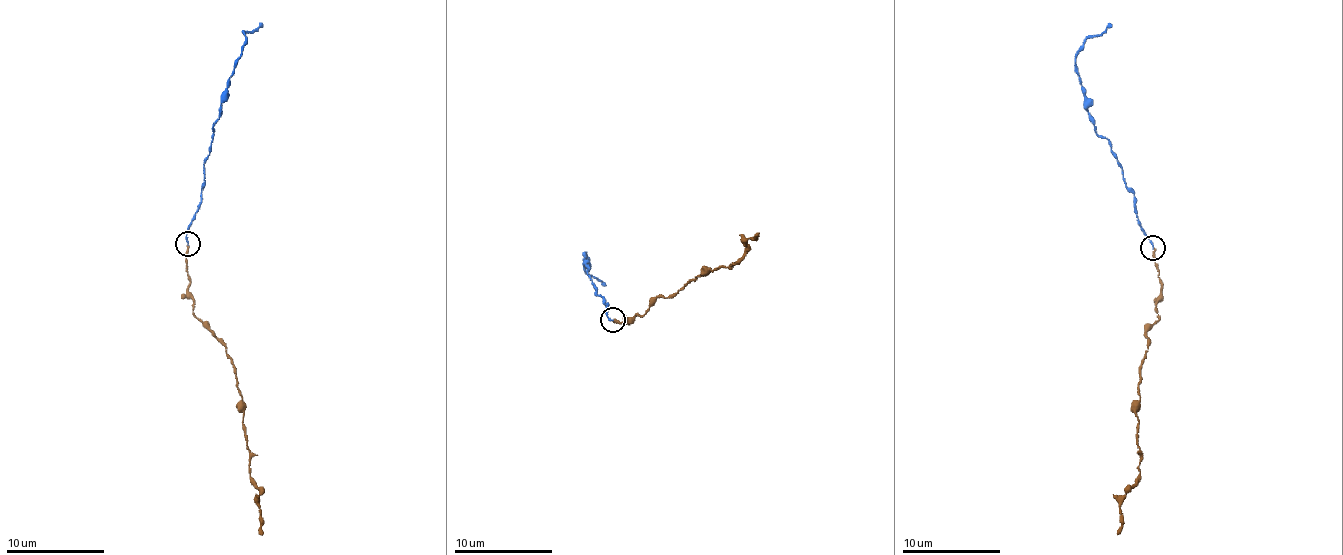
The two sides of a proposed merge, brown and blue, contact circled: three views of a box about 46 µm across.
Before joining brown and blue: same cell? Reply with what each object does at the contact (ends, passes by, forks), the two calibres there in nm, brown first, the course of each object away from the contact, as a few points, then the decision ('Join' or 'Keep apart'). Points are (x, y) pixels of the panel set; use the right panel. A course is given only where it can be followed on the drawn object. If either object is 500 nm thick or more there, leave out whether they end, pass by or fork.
At the ring brown ends. At the ring blue ends. Thickness 150 nm (brown) against 120 nm. Course of brown: (1155, 247), (1159, 317), (1146, 332), (1150, 346), (1141, 366), (1135, 412), (1140, 477), (1122, 498), (1118, 535). Course of blue: (1152, 247), (1117, 156), (1098, 134), (1088, 111), (1075, 64), (1075, 54), (1089, 37), (1111, 25). Join

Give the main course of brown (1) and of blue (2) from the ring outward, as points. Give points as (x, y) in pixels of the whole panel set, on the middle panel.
1: (613, 322), (641, 316), (658, 297), (674, 296), (709, 269), (736, 264), (746, 253), (744, 242), (758, 233)
2: (613, 319), (605, 314), (609, 304), (595, 296), (582, 265), (583, 253), (585, 268), (606, 285)

